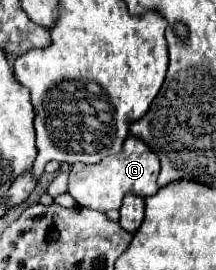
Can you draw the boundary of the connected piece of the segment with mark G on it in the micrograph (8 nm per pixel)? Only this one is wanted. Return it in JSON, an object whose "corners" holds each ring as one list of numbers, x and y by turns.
{"corners":[[129,135,119,153,105,157,97,165,71,165,67,193,81,207,109,211,109,209,119,209,127,193,133,193,139,197,153,195,159,189,157,175,159,175,159,157,139,137]]}

